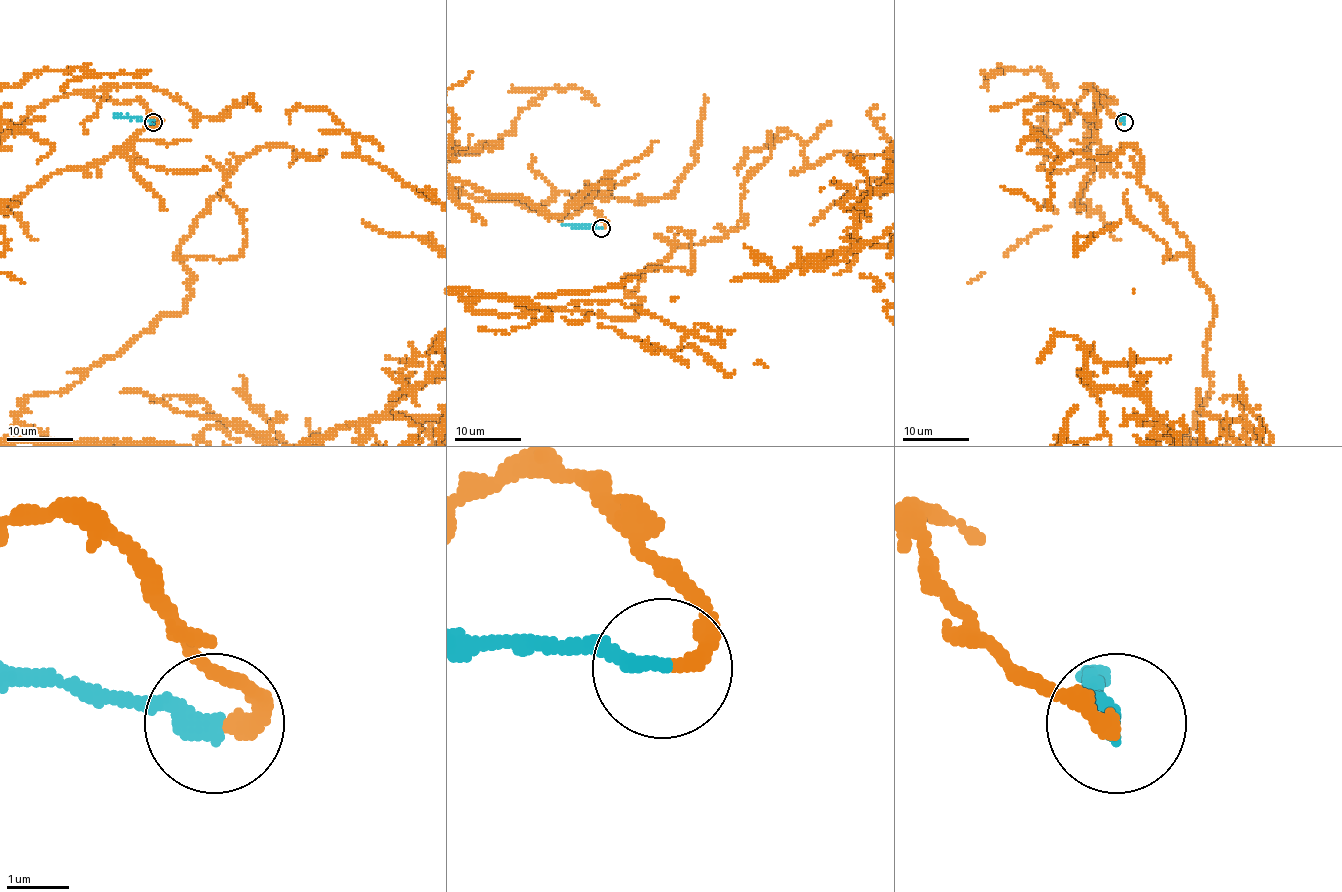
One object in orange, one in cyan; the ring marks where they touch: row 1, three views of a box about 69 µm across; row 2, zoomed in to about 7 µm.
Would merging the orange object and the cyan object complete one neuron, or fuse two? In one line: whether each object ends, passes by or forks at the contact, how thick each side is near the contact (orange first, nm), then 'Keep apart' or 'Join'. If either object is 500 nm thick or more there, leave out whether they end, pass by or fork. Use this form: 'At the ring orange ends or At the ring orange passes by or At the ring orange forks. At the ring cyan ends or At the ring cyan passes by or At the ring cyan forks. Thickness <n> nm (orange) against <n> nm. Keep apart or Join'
At the ring orange ends. At the ring cyan ends. Thickness 280 nm (orange) against 320 nm. Join

